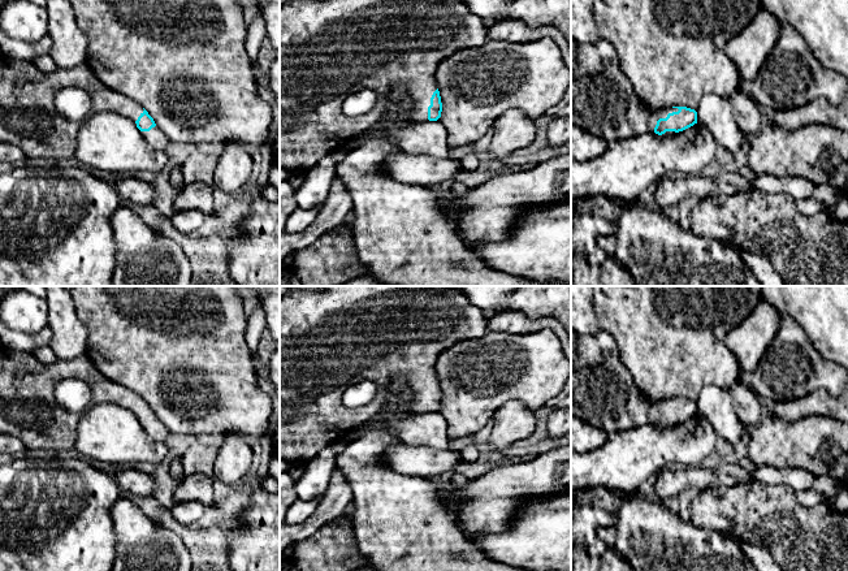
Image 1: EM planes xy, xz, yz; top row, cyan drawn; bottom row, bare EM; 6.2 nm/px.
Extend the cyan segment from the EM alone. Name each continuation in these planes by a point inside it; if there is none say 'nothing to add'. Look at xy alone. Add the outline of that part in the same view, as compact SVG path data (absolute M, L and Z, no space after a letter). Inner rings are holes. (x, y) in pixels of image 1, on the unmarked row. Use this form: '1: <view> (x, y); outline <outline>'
1: xy (27, 409); outline M0 343L0 434L18 438L29 450L60 453L73 449L85 411L72 412L56 403L55 386L65 378L79 378L90 386L91 399L87 408L100 403L117 403L135 414L144 402L135 392L105 378L87 354L46 365L34 352L9 350Z

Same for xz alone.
1: xz (332, 338); outline M325 286L321 290L306 290L289 287L280 298L280 460L293 463L307 463L323 449L338 441L345 433L368 421L388 402L388 384L394 377L407 377L411 385L414 399L411 408L414 414L427 414L431 389L437 381L436 362L438 355L453 345L473 338L483 338L488 332L488 316L483 310L473 306L470 299L451 286ZM371 380L380 386L378 394L367 405L347 407L342 398L347 388Z

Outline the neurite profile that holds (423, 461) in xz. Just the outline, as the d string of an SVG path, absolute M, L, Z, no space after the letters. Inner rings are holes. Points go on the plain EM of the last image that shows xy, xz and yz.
M393 444L380 457L381 463L406 476L433 477L463 462L460 451L434 449L425 445Z

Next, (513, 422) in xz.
M519 401L506 402L493 418L485 451L502 451L515 442L528 438L536 427L535 412Z

